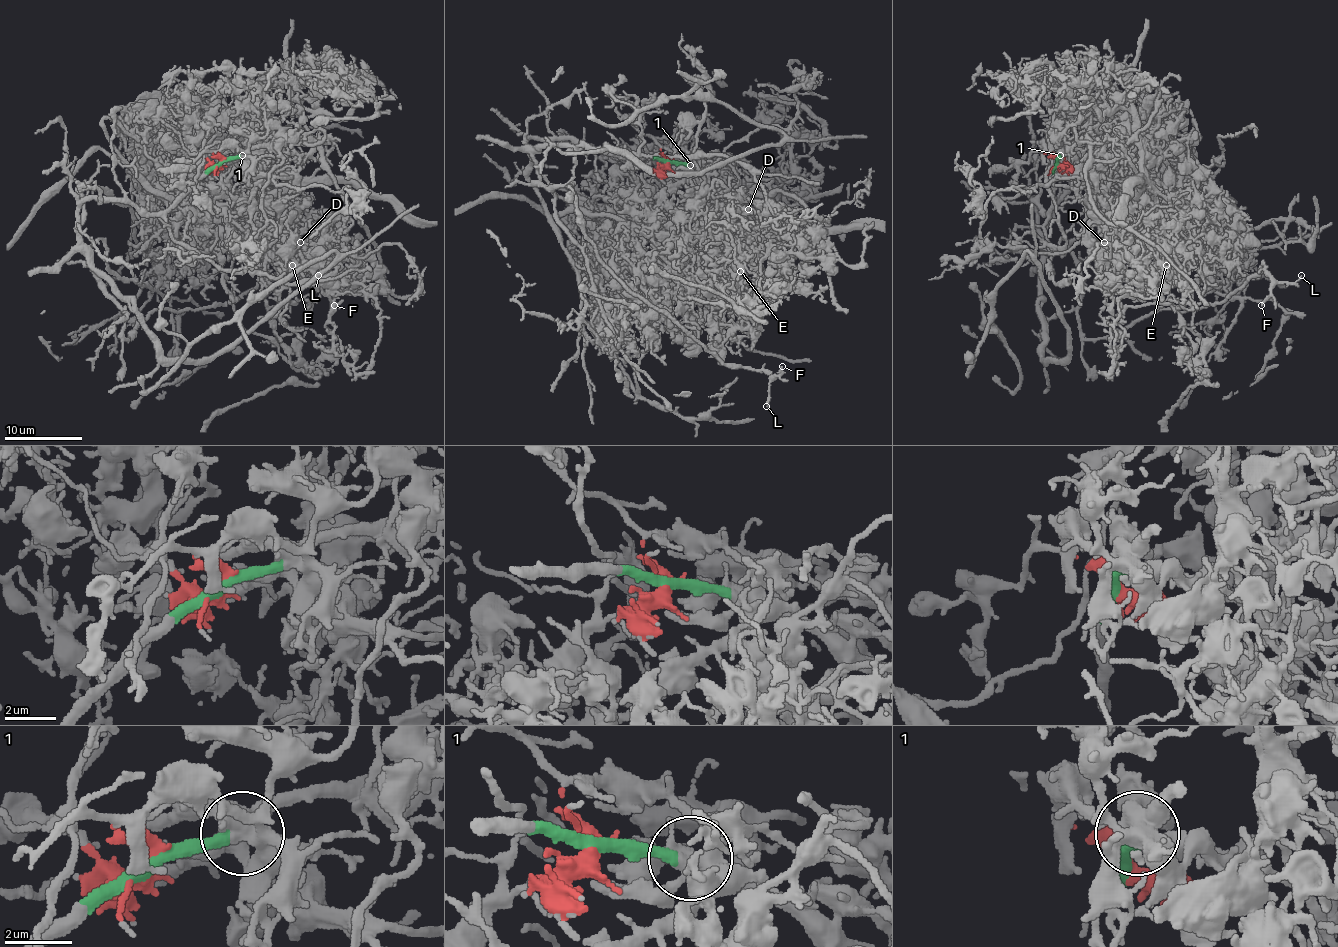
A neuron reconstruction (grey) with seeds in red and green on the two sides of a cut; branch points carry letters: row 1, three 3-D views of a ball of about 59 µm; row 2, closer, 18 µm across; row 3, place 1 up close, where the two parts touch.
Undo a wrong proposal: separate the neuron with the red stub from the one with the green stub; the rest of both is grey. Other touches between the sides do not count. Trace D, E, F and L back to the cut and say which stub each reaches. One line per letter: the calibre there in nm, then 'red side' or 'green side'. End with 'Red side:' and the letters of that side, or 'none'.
D: calibre 140 nm; red side
E: calibre 190 nm; red side
F: calibre 120 nm; green side
L: calibre 90 nm; green side
Red side: D, E

